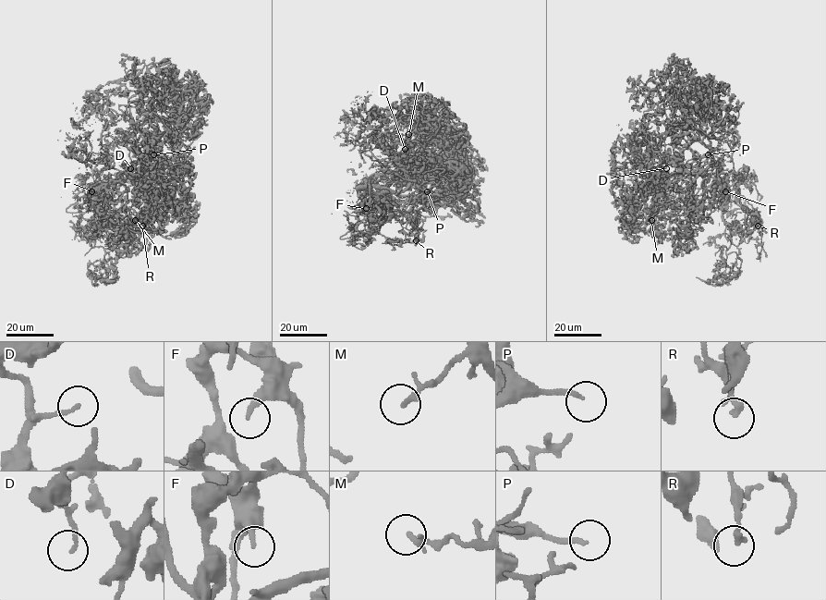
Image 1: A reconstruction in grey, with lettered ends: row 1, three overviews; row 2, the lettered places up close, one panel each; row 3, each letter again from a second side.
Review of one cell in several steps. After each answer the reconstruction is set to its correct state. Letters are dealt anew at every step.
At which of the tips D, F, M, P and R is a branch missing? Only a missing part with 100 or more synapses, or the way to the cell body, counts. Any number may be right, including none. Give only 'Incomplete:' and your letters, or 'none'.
Incomplete: none

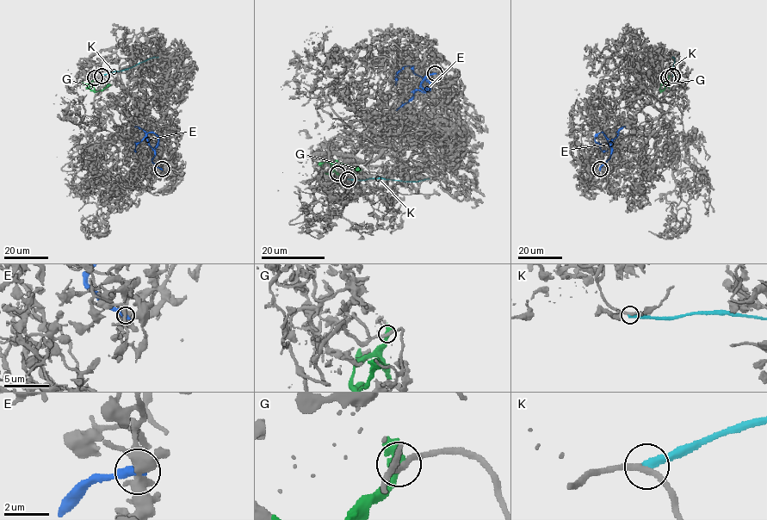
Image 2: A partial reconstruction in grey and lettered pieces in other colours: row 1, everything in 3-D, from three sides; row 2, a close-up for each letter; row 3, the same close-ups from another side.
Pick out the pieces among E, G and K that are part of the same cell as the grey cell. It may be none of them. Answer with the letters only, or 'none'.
none

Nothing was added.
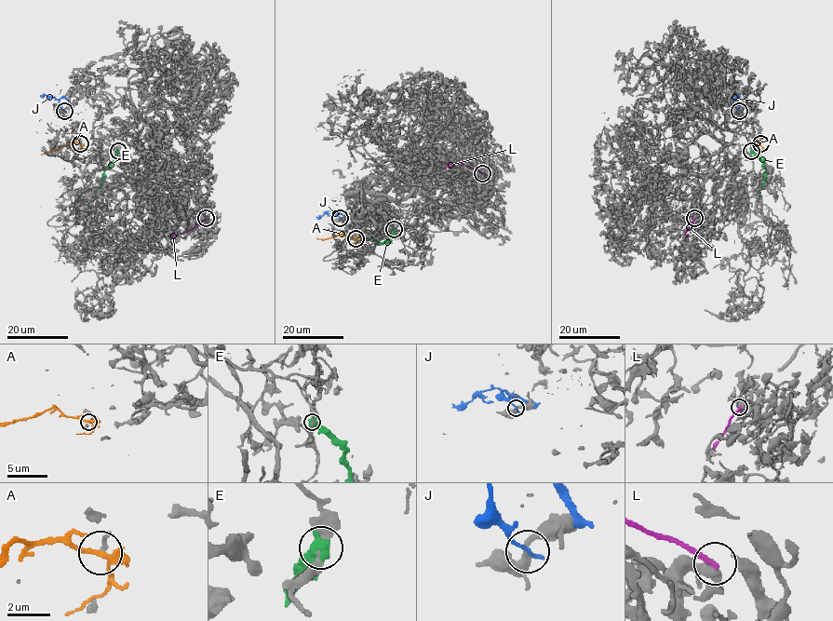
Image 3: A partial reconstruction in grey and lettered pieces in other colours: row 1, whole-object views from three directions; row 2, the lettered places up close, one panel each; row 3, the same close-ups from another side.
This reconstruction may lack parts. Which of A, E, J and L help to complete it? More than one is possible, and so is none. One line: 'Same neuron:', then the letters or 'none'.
Same neuron: none

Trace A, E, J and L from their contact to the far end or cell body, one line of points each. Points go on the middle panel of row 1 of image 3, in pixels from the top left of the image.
A: (356, 238), (343, 234), (316, 238)
E: (394, 229), (388, 241), (381, 243), (371, 237)
J: (340, 218), (333, 210), (315, 216)
L: (482, 173), (457, 163), (446, 167)

